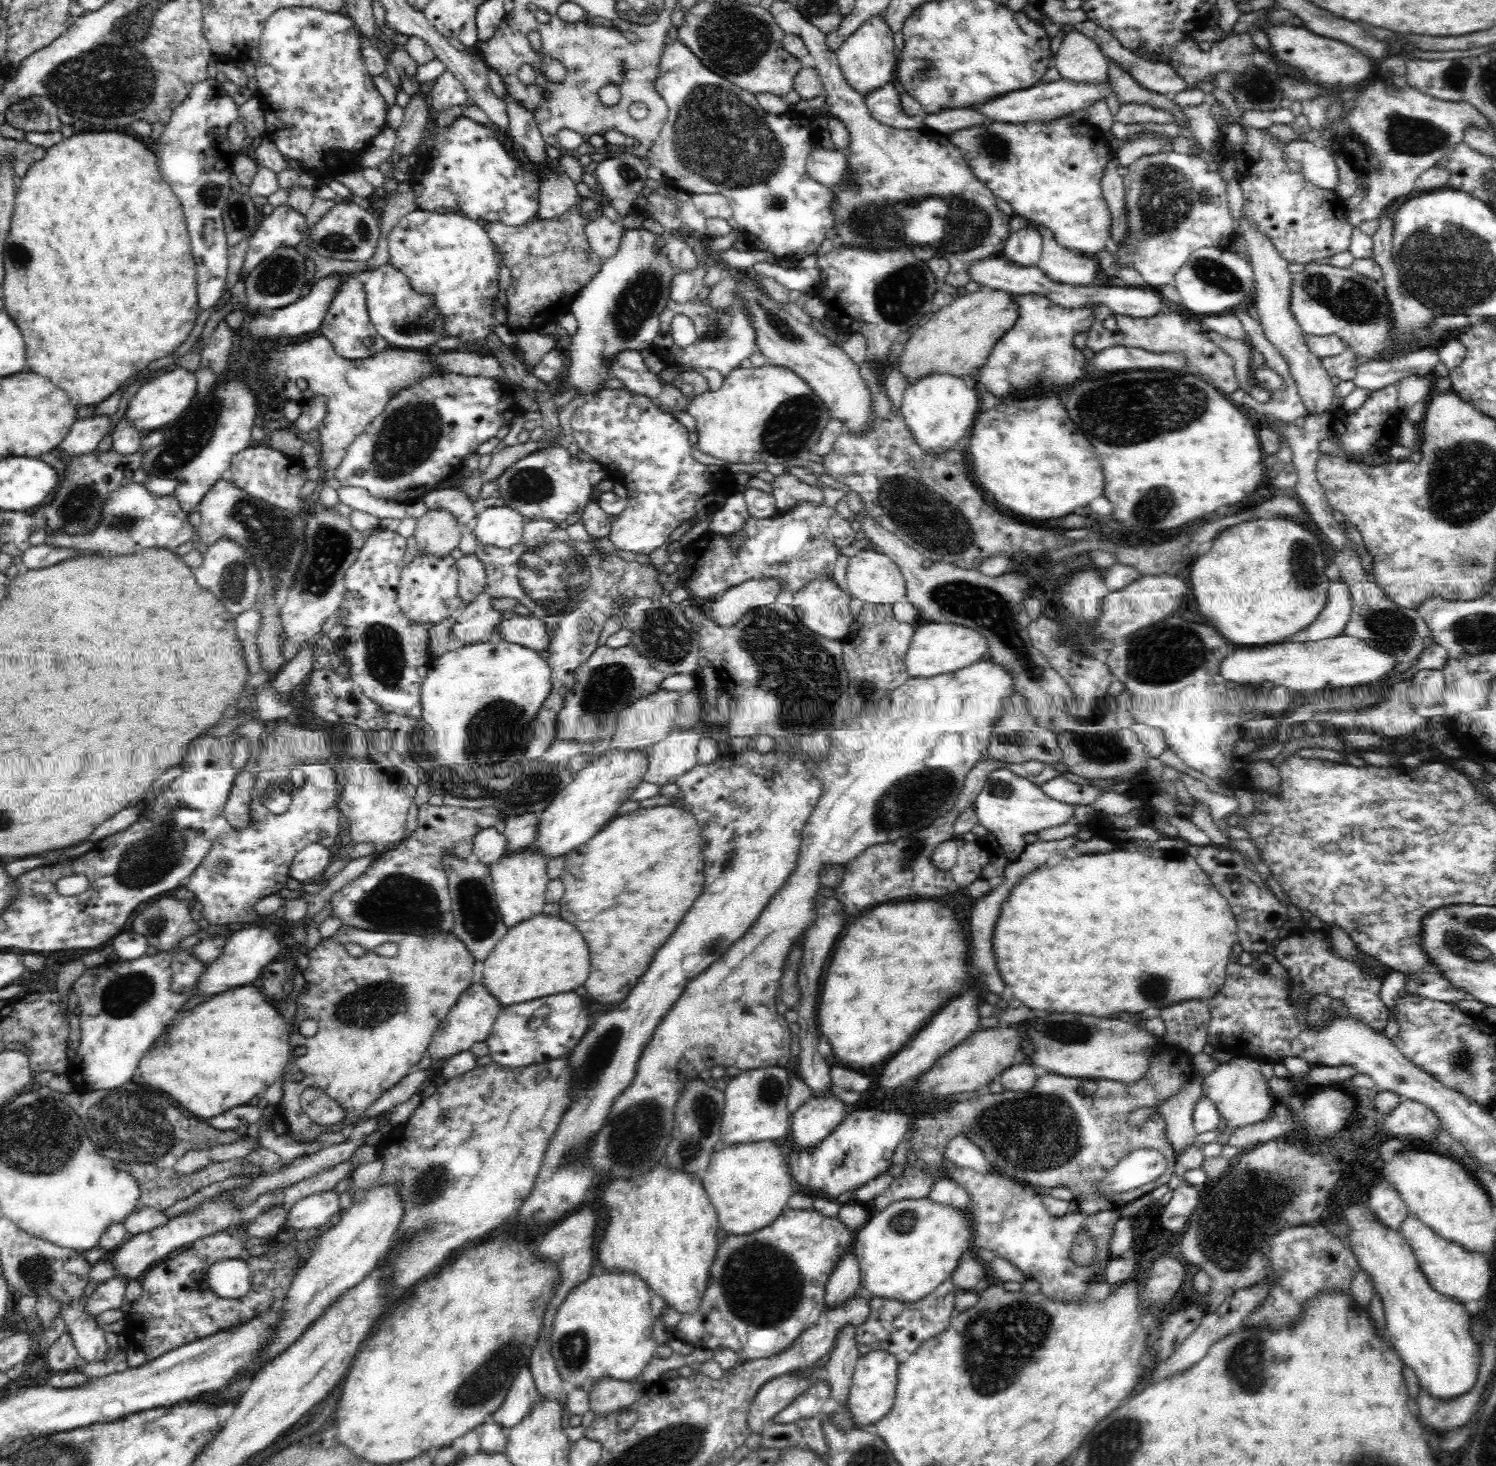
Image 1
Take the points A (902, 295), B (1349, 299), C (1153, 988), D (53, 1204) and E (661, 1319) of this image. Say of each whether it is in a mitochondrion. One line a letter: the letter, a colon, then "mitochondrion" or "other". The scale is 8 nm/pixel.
A: mitochondrion
B: mitochondrion
C: mitochondrion
D: other
E: other

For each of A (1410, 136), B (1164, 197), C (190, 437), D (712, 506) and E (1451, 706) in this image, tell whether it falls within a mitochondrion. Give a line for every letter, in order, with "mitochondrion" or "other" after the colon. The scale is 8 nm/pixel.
A: mitochondrion
B: mitochondrion
C: mitochondrion
D: other
E: other

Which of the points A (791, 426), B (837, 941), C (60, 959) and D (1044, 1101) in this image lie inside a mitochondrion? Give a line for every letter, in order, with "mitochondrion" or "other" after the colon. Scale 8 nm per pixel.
A: mitochondrion
B: other
C: other
D: other

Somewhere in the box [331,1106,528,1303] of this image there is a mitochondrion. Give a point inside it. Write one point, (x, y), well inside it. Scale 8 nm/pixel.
(429, 1183)

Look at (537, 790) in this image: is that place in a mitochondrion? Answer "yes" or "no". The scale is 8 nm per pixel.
yes

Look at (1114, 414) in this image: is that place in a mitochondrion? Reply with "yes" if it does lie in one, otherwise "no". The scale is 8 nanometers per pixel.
yes

